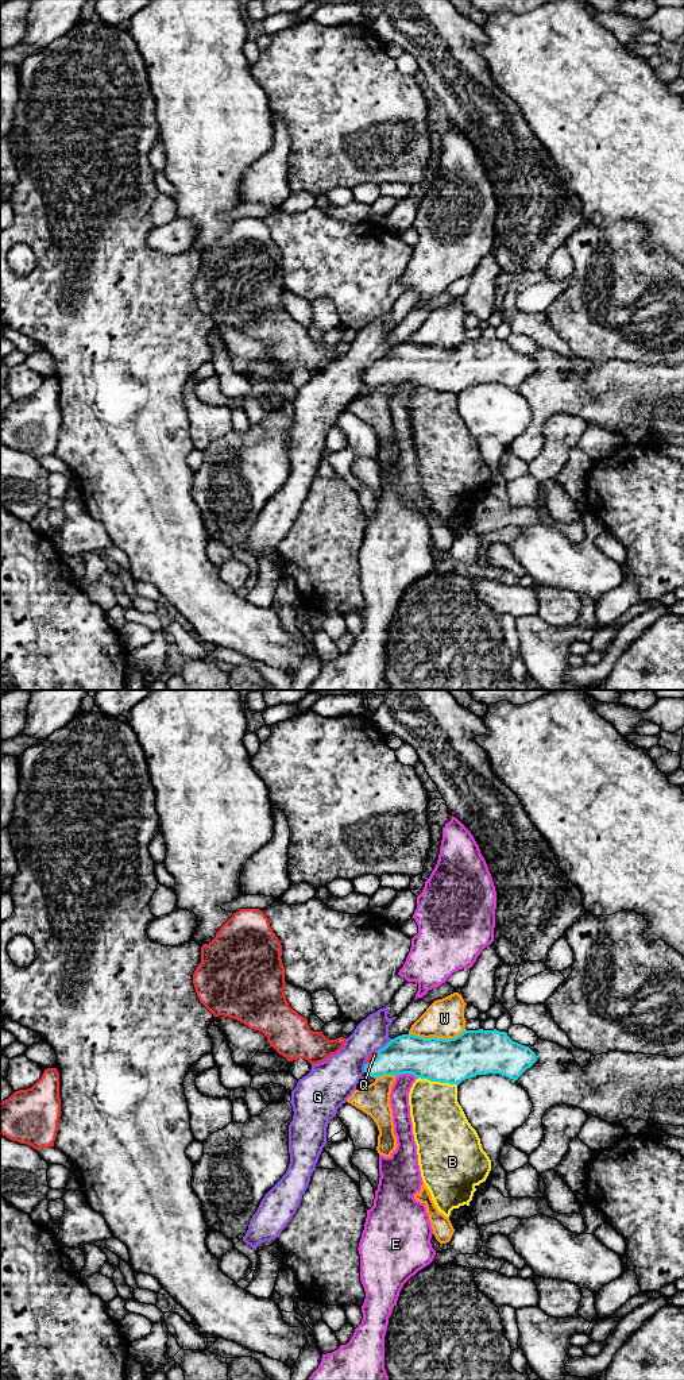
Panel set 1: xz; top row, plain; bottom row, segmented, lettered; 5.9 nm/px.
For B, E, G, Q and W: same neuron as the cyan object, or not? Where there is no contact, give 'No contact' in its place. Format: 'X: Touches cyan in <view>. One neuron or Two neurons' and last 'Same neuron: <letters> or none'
B: Touches cyan in xz. Two neurons
E: Touches cyan in xz. Two neurons
G: Touches cyan in xz. Two neurons
Q: Touches cyan in xz. One neuron
W: Touches cyan in xz. Two neurons
Same neuron: Q

